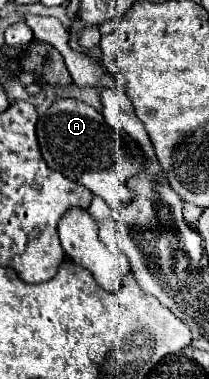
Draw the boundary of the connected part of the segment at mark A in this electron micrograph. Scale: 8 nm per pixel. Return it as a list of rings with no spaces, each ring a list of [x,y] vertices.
[[[58,100],[36,124],[36,136],[40,142],[42,158],[52,170],[62,172],[66,178],[80,182],[92,194],[104,198],[114,210],[134,200],[128,188],[128,180],[144,172],[146,156],[140,144],[126,132],[108,126],[102,112],[80,100]]]

